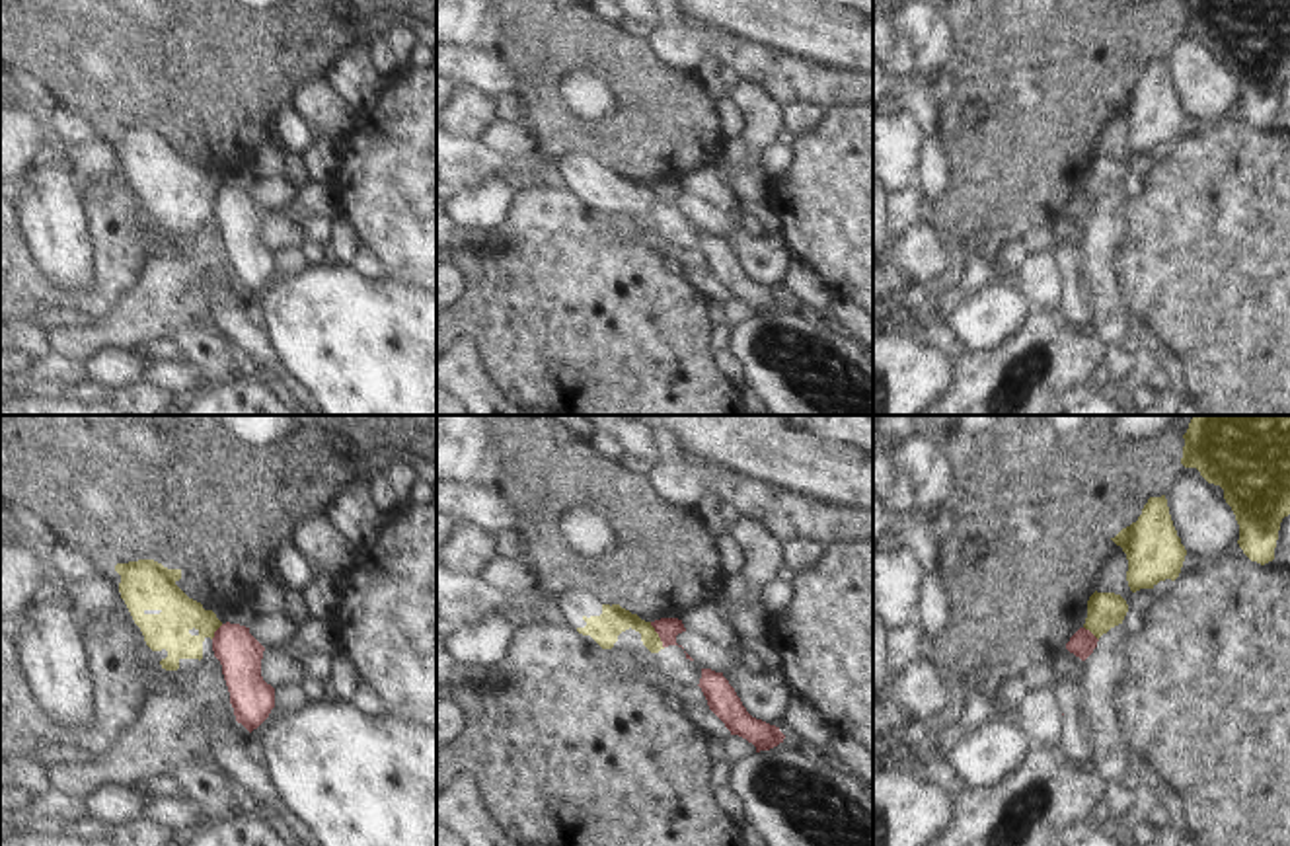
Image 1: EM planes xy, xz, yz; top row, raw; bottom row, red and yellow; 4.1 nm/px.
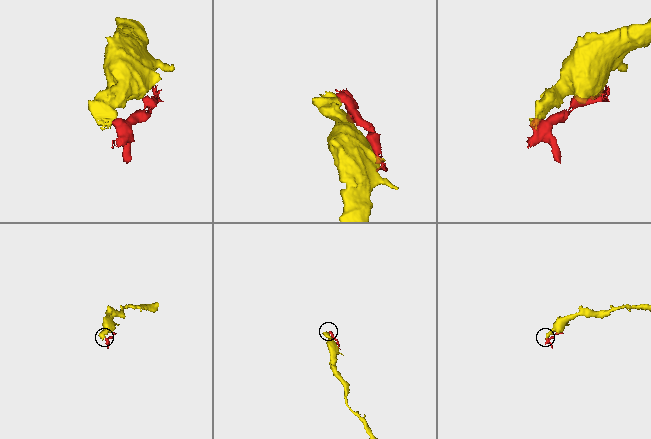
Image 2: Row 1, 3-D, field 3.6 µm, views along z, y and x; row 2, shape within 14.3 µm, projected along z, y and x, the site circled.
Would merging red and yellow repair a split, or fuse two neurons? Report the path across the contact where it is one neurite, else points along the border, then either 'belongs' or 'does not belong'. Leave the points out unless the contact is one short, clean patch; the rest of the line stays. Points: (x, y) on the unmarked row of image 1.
border xz (649, 186), (663, 211); does not belong

